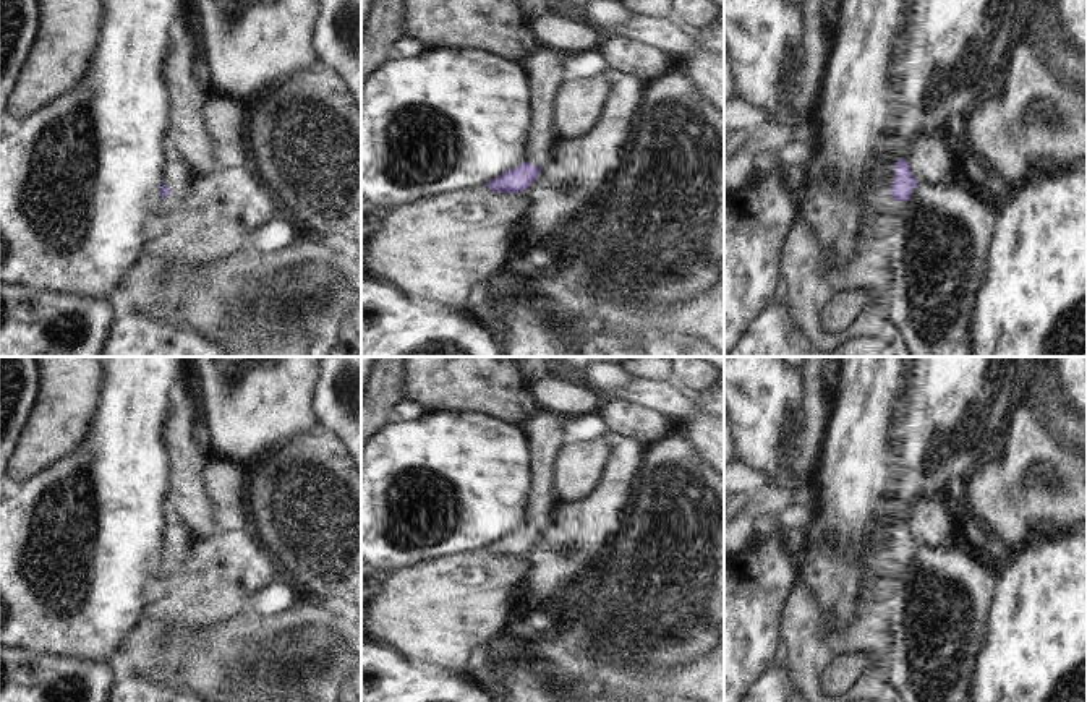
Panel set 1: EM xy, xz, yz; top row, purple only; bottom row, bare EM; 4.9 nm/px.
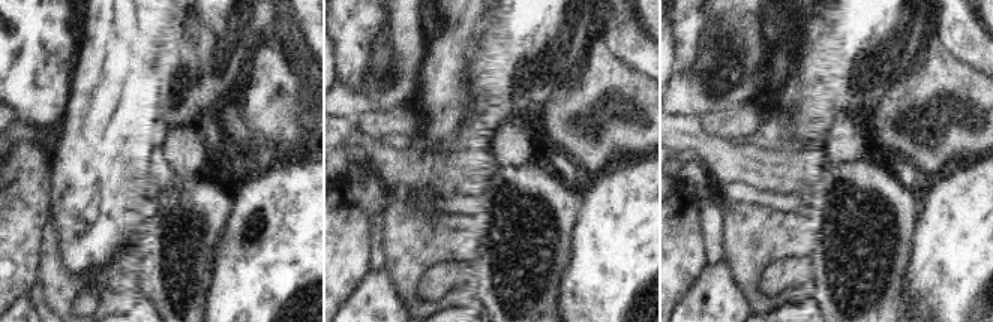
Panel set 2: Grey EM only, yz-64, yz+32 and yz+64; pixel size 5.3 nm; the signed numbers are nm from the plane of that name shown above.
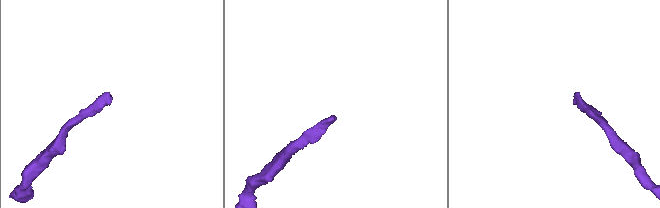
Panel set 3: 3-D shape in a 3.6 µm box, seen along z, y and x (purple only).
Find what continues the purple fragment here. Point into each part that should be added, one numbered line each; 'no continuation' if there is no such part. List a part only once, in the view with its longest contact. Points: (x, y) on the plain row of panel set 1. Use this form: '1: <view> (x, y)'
1: yz (875, 553)

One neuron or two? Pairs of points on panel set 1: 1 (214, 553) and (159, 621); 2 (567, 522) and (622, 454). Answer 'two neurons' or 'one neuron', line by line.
1: one neuron
2: one neuron

